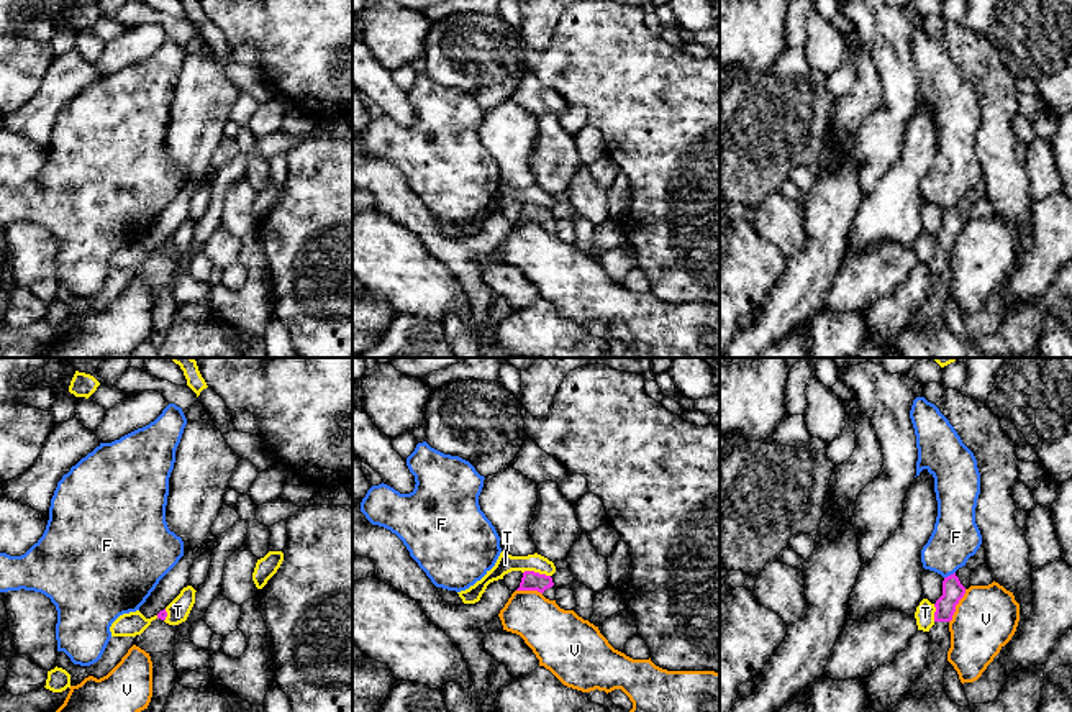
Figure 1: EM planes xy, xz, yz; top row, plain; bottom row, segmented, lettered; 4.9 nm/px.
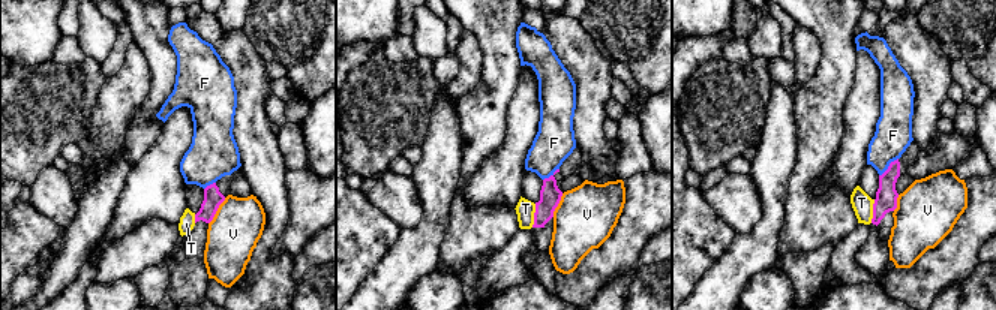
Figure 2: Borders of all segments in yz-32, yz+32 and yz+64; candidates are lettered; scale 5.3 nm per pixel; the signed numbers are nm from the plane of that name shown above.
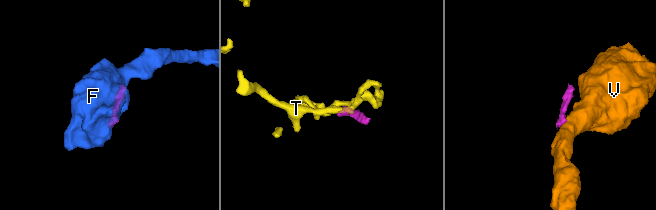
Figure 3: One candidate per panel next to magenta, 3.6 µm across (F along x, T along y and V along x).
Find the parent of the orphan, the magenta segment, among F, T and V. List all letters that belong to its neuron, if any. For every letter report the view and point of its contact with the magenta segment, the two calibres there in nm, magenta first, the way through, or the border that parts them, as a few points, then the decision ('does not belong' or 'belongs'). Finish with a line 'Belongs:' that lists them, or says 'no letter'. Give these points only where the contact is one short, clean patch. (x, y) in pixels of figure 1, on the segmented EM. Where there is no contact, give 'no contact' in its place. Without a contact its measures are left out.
F: contact yz (951, 575); calibres 110 and 240 nm; does not belong
T: contact xz (536, 573); calibres 100 and 90 nm; border xz (523, 571), (538, 571), (549, 576); does not belong
V: contact yz (956, 604); calibres 110 and 320 nm; border yz (966, 589), (949, 622); does not belong
Belongs: no letter

